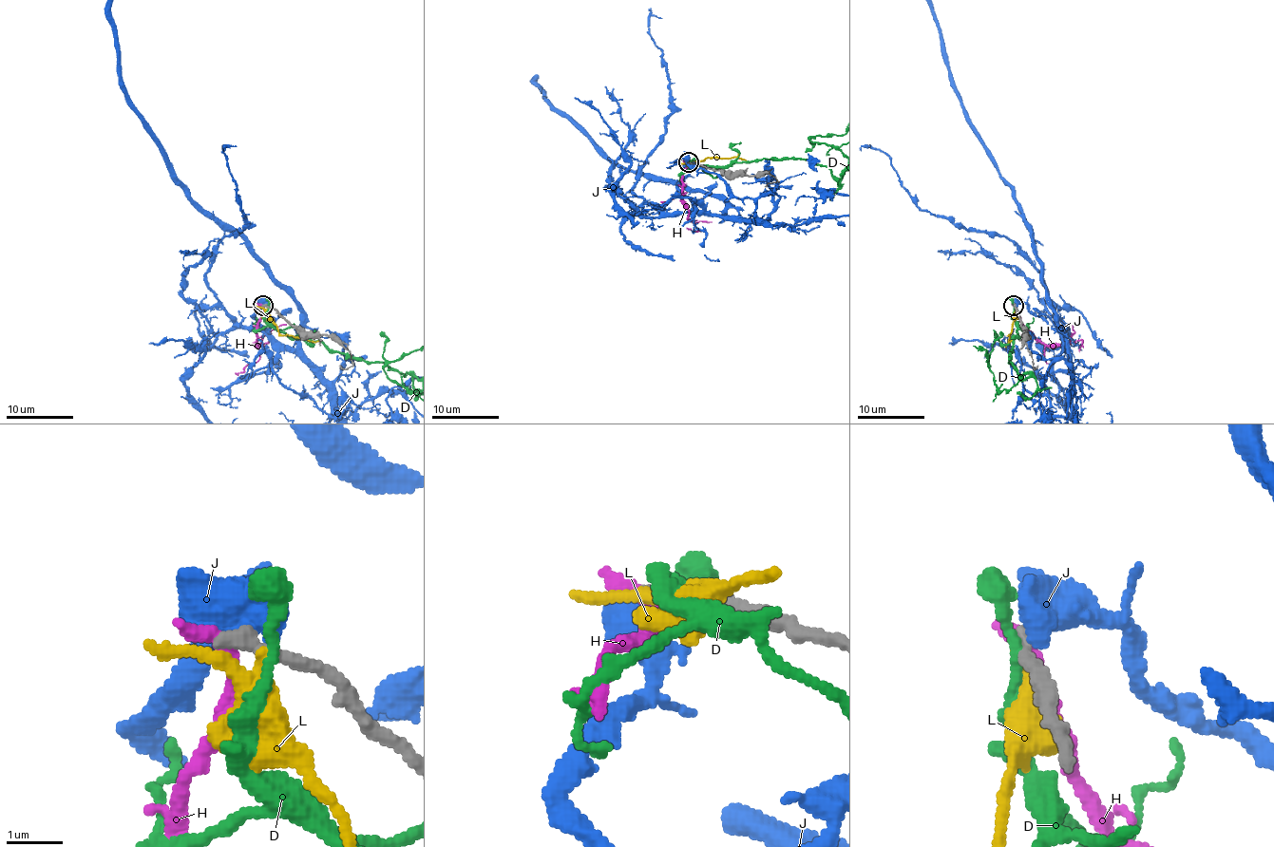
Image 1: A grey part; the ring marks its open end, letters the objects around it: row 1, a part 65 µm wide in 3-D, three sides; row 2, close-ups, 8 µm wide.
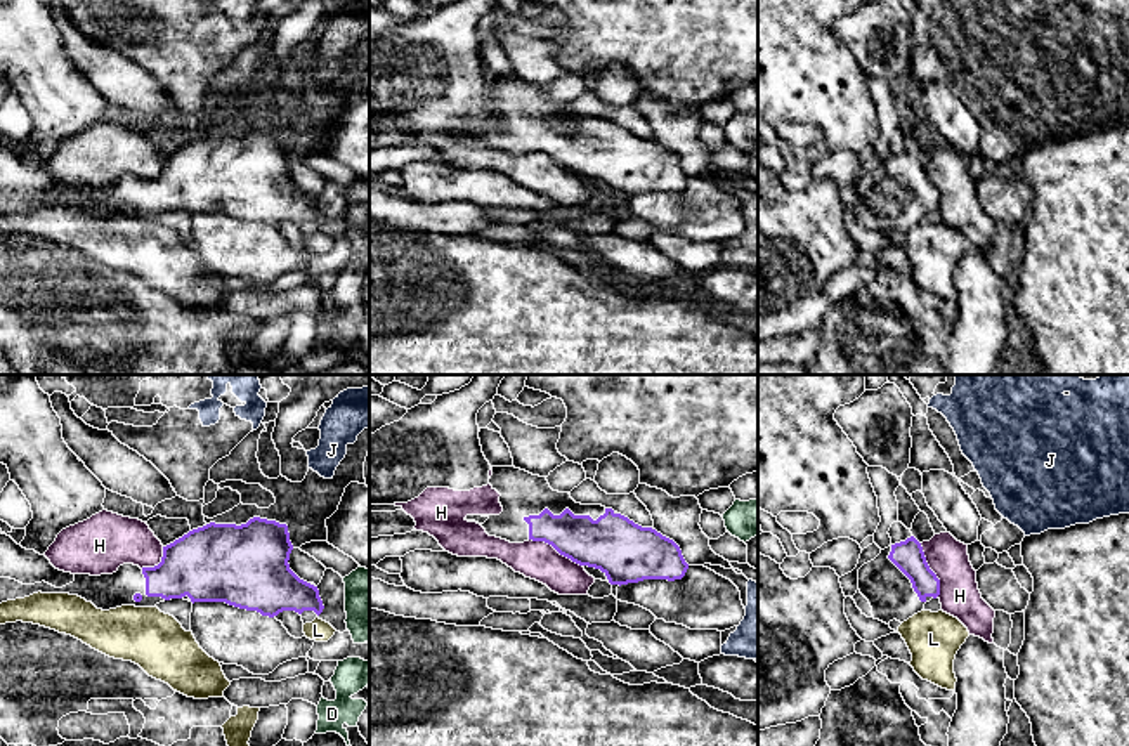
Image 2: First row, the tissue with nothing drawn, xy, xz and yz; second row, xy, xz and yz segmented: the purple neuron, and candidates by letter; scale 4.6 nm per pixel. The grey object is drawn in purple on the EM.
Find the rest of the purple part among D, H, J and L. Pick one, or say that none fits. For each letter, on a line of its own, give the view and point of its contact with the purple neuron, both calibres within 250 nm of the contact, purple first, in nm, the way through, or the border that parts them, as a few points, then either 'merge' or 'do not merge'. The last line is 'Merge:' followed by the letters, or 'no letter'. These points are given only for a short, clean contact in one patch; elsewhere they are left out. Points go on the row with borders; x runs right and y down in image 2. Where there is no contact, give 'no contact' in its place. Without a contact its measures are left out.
D: no contact; do not merge
H: contact xz (555, 549); calibres 260 and 180 nm; border xz (529, 538), (550, 543), (581, 566); do not merge
J: no contact; do not merge
L: no contact; do not merge
Merge: no letter

